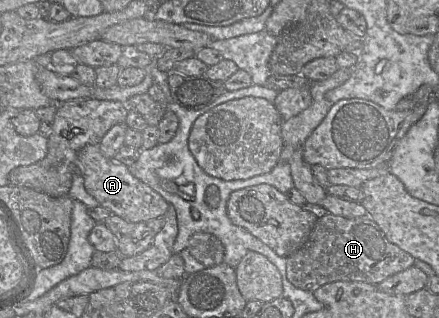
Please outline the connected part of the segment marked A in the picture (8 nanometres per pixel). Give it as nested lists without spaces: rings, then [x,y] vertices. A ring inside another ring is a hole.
[[[99,145],[84,146],[78,152],[78,161],[86,191],[112,214],[131,223],[145,222],[166,215],[169,203],[159,193],[137,179],[130,172],[129,167],[107,158]]]

